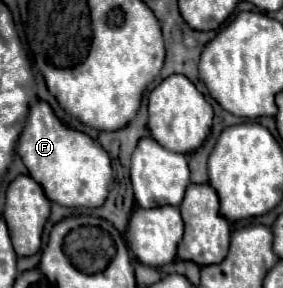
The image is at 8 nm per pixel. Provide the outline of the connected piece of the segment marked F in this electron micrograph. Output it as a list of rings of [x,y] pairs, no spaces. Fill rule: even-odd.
[[[36,101],[30,107],[26,127],[18,141],[18,155],[30,177],[44,189],[44,195],[64,207],[100,207],[113,183],[110,155],[98,141],[88,135],[68,129],[50,109],[46,101]]]

